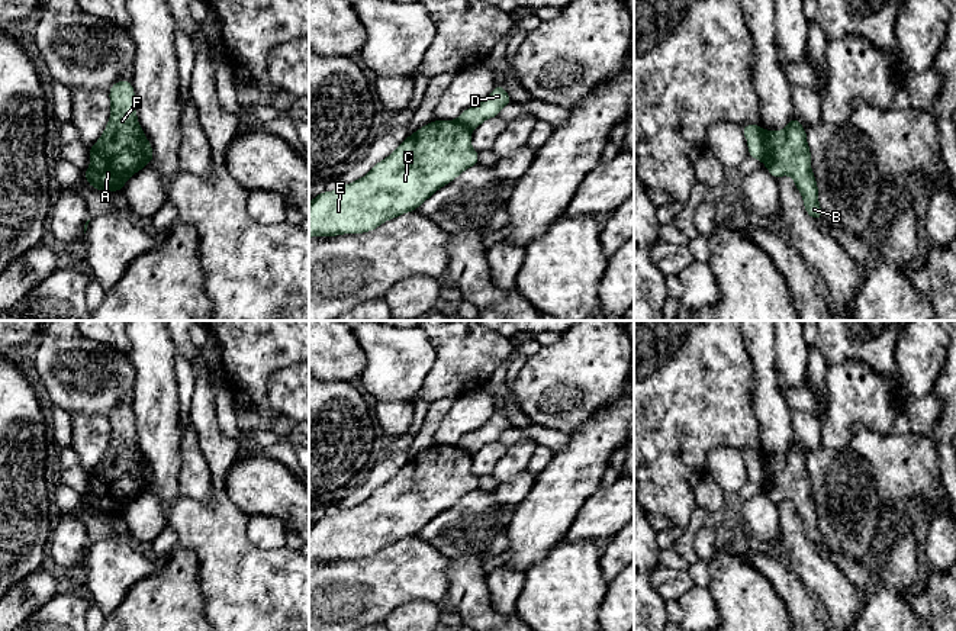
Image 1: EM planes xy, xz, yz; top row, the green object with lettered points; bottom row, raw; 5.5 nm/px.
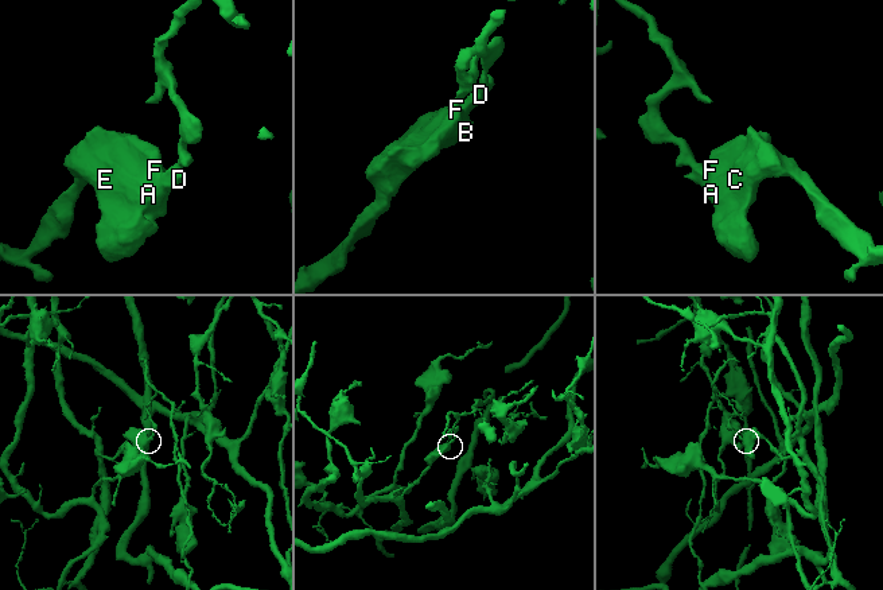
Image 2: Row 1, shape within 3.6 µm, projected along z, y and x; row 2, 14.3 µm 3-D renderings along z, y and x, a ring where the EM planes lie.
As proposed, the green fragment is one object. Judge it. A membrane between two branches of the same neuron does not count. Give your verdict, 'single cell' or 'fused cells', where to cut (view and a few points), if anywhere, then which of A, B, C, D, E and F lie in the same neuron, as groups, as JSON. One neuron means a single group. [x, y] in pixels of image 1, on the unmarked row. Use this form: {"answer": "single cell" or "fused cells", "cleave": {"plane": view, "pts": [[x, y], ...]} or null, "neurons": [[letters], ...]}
{"answer": "fused cells", "cleave": {"plane": "yz", "pts": [[765, 456], [765, 482], [762, 485]]}, "neurons": [["A", "B", "C", "E", "F"], ["D"]]}

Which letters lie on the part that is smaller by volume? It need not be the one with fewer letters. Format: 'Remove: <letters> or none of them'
Remove: D

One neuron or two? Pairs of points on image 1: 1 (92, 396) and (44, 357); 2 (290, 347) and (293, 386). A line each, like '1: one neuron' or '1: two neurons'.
1: one neuron
2: two neurons

